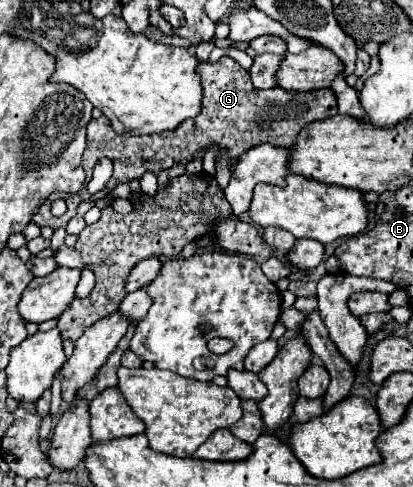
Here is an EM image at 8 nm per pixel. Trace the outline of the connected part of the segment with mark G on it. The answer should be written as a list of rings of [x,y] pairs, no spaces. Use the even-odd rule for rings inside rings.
[[[220,58],[218,62],[202,62],[198,64],[198,76],[202,80],[204,98],[202,98],[202,112],[180,124],[176,130],[162,132],[162,134],[150,134],[150,136],[128,136],[118,134],[110,128],[110,120],[106,116],[100,116],[98,120],[90,120],[88,124],[88,136],[86,136],[86,150],[82,156],[82,168],[86,172],[86,178],[92,178],[92,168],[100,158],[110,158],[114,164],[114,174],[108,182],[108,186],[98,192],[96,196],[88,194],[88,190],[80,190],[74,194],[62,194],[60,198],[68,204],[68,212],[60,218],[54,218],[50,214],[50,204],[56,200],[52,194],[40,210],[32,216],[32,222],[36,226],[50,226],[66,228],[66,224],[76,216],[76,208],[84,200],[96,200],[108,194],[118,184],[128,184],[130,180],[140,180],[144,172],[158,174],[160,170],[168,170],[174,164],[188,164],[196,158],[200,150],[208,150],[212,146],[218,146],[216,158],[226,154],[228,158],[228,170],[234,170],[234,164],[238,158],[248,152],[248,148],[254,148],[258,144],[270,142],[274,146],[292,146],[298,138],[298,132],[316,120],[326,120],[336,116],[336,96],[332,90],[314,90],[314,92],[286,92],[282,88],[270,88],[270,90],[258,90],[252,86],[250,72],[244,70],[234,58]]]

